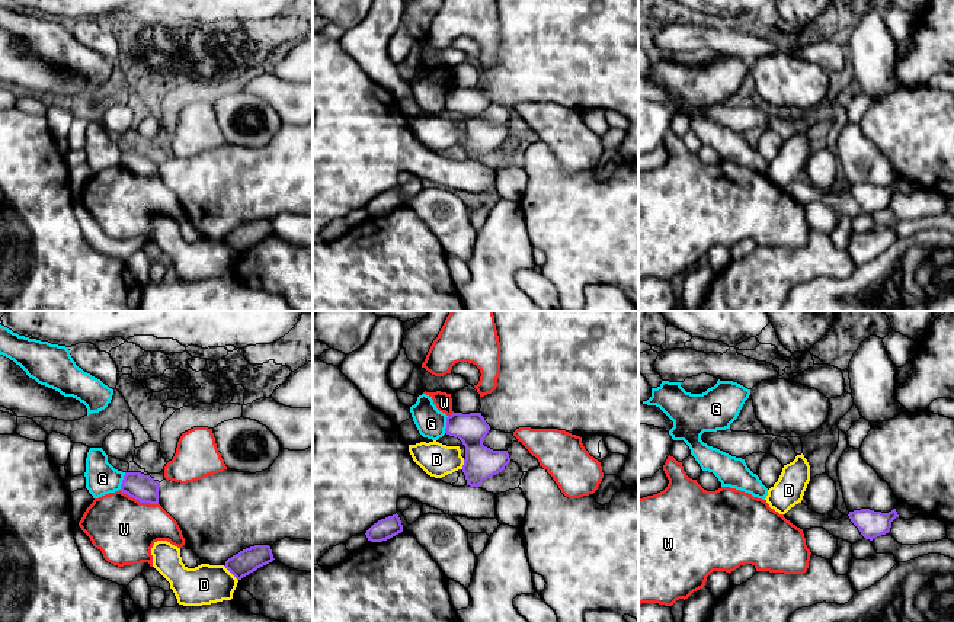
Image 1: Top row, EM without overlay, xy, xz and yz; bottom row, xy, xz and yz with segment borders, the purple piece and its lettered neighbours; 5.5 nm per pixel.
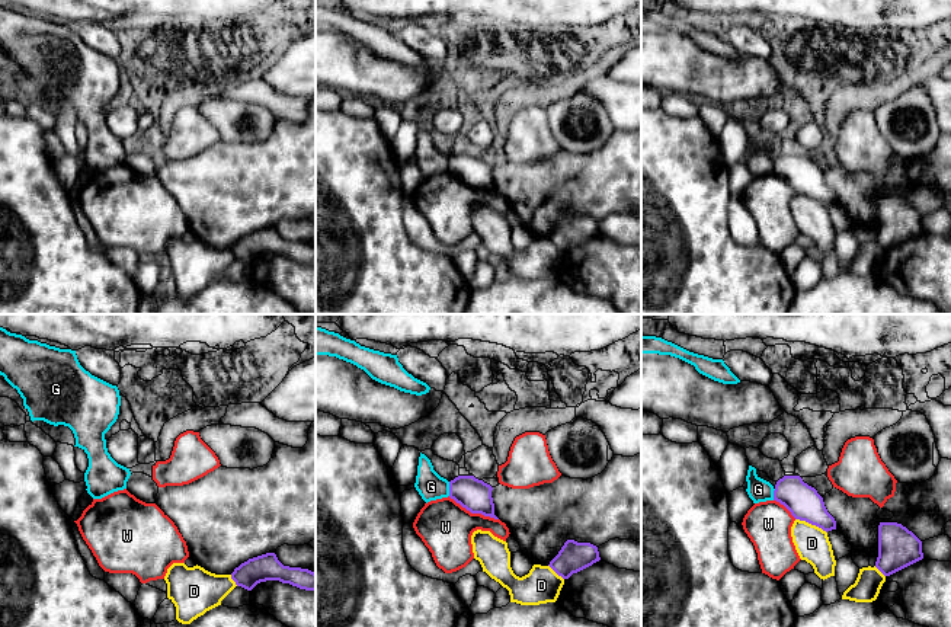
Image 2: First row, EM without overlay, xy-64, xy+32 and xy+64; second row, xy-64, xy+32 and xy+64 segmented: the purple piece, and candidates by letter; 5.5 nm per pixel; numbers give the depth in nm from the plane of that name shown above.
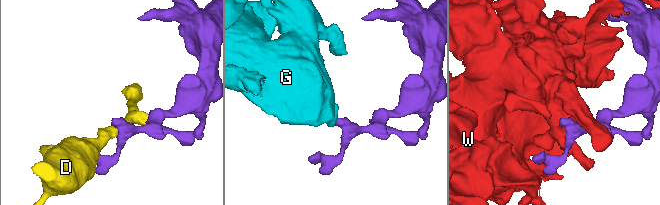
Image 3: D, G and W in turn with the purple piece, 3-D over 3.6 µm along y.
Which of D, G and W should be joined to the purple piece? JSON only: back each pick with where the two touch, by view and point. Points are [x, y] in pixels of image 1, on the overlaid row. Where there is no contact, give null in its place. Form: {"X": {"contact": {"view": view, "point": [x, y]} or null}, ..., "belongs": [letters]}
{"belongs": []}

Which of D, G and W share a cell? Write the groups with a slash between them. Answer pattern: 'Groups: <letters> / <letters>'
Groups: D / G / W

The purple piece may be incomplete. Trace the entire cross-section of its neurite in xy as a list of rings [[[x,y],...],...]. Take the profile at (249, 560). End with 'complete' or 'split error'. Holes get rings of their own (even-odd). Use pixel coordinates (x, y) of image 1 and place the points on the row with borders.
[[[254,545],[228,558],[224,567],[237,580],[241,580],[257,568],[272,562],[273,560],[275,558],[269,545]]] | complete

